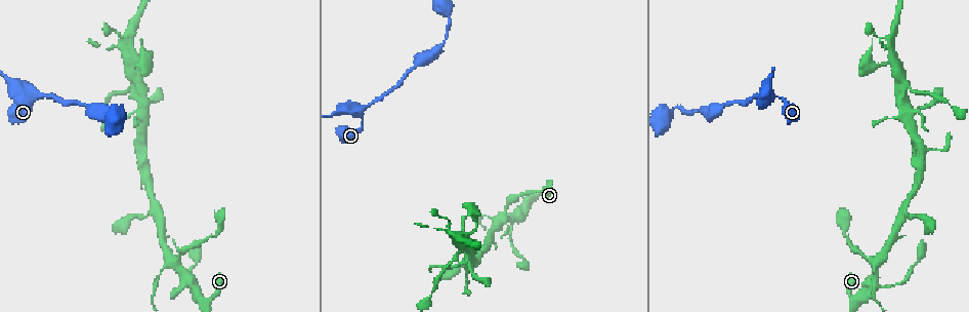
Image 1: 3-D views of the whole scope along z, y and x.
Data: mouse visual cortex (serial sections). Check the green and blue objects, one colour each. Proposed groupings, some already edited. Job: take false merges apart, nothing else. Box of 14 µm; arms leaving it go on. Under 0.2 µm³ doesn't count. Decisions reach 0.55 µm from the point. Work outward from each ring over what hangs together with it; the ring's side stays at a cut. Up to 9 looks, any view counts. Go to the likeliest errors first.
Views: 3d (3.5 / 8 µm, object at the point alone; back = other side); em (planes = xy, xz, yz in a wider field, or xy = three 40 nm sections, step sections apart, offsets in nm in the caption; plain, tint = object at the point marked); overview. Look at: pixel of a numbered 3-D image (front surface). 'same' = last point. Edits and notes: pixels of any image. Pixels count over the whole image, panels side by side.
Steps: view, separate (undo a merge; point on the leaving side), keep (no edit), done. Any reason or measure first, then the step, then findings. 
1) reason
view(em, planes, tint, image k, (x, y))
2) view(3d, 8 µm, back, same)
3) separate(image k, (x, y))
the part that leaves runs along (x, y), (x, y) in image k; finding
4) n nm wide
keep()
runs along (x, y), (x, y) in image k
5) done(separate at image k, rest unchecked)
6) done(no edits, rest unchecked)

a fork
view(3d, 3.5 µm, image 1, (31, 96))

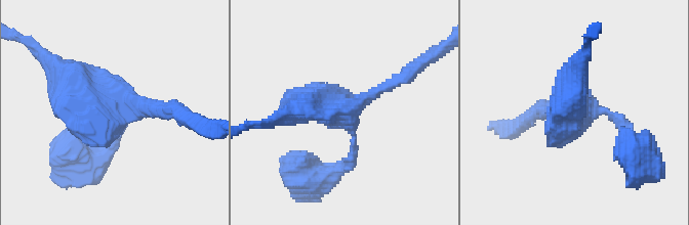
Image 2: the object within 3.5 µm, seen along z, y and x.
shape alone is not enough
view(em, xy, step 3, tint, image 2, (344, 113))

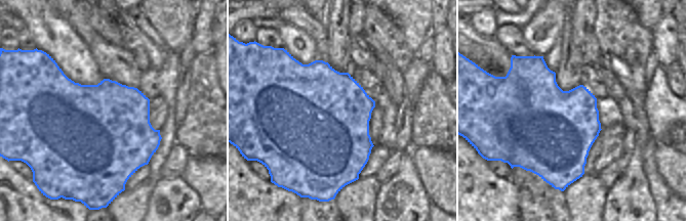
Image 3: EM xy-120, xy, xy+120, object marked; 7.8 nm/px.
view(em, xy, step 5, tint, same)

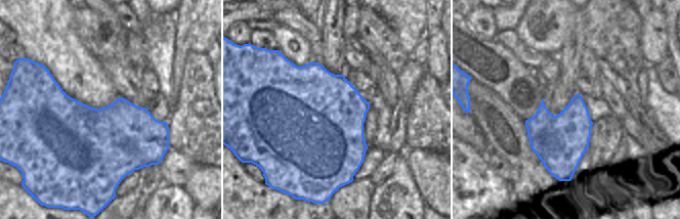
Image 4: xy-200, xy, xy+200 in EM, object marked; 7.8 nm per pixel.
keep()
all the same cell

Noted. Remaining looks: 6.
three-way junction
view(3d, 3.5 µm, image 1, (876, 264))

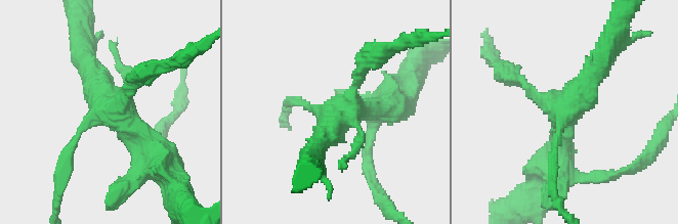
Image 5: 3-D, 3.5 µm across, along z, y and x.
view(em, xy, step 1, tint, image 5, (347, 109))

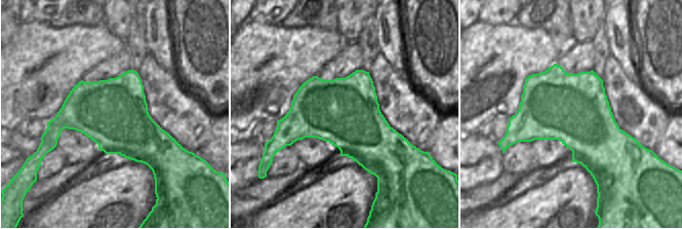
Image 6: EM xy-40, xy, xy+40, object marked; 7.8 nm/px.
another direction
view(em, xy, step 5, tint, same)

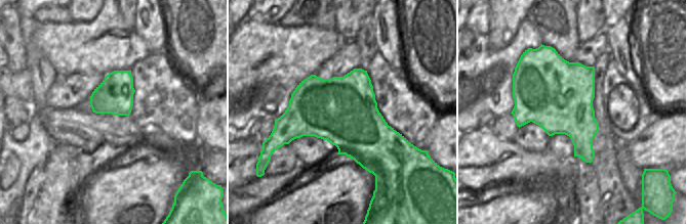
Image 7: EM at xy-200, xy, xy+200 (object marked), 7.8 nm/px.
550 nm wide
keep()
runs along (162, 165), (99, 96), (87, 64) in image 5; one cell here

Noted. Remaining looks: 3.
branch point
view(3d, 3.5 µm, image 1, (157, 212))

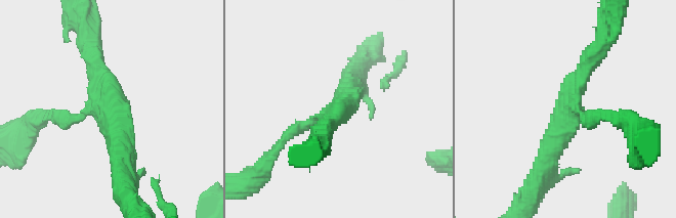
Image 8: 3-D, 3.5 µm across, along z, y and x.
keep()
runs along (546, 161), (569, 91), (601, 44) in image 8; one cell here

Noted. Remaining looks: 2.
thick turns thin
view(3d, 8 µm, image 1, (128, 40))

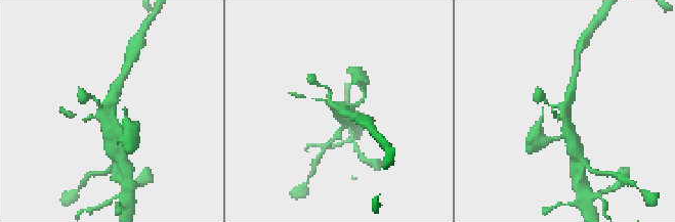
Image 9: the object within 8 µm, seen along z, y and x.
arms of 300, 450 nm; need the tissue
view(em, xy, step 1, tint, image 9, (569, 108))

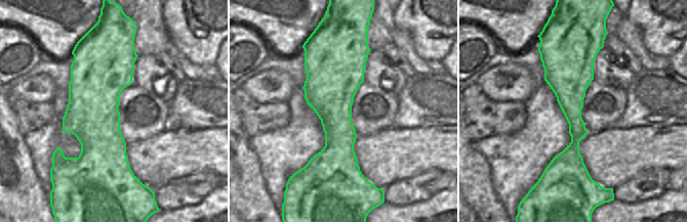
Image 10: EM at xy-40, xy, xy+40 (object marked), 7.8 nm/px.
keep()
runs along (113, 139), (112, 103), (120, 82) in image 9; all the same cell

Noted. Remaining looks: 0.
done(no edits, rest unchecked)

